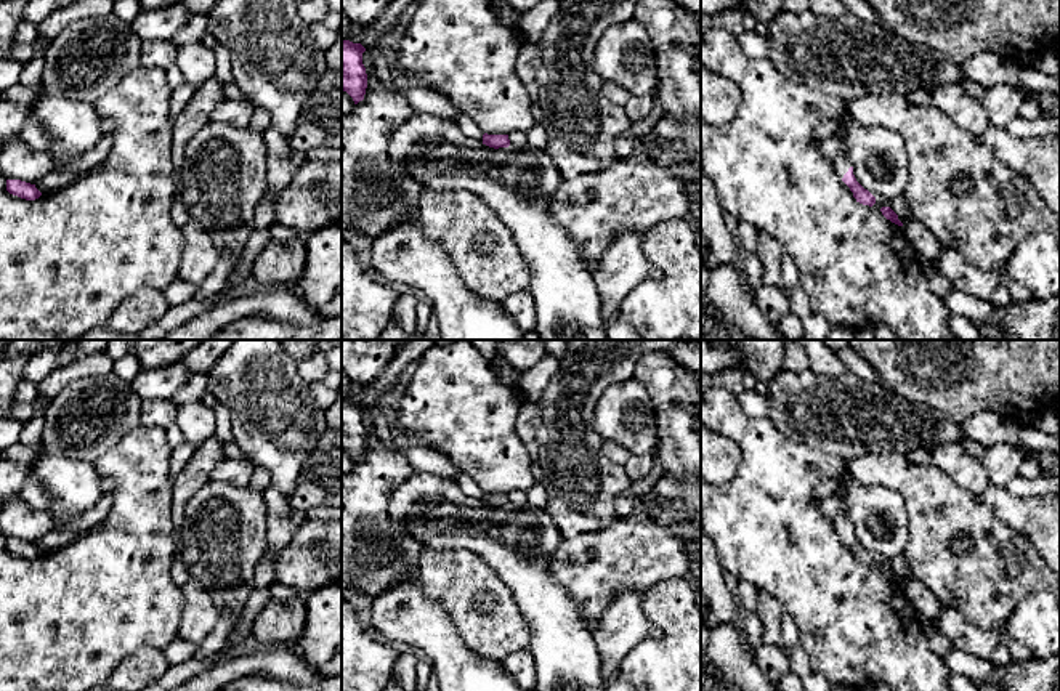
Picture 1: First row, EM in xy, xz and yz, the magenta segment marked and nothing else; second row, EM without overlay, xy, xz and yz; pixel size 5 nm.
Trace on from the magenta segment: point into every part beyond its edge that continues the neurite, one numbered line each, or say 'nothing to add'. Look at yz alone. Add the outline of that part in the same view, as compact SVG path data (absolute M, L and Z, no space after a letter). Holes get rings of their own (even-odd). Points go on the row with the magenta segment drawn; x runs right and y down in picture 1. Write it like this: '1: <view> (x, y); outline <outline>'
1: yz (842, 162); outline M844 152L834 160L834 168L840 178L844 178L844 175L848 172L850 167L853 167L853 164Z

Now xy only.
1: xy (55, 180); outline M90 168L91 170L91 168ZM51 170L48 172L45 176L42 176L37 183L35 188L42 192L42 194L50 194L55 191L59 191L66 186L69 186L71 183L74 183L77 178L80 178L82 175L85 175L90 170L80 170L80 172L59 172L59 170Z

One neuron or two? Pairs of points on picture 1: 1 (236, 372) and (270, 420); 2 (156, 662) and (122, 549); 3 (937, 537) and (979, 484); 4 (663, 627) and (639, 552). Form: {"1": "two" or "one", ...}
{"1": "one", "2": "two", "3": "two", "4": "two"}

